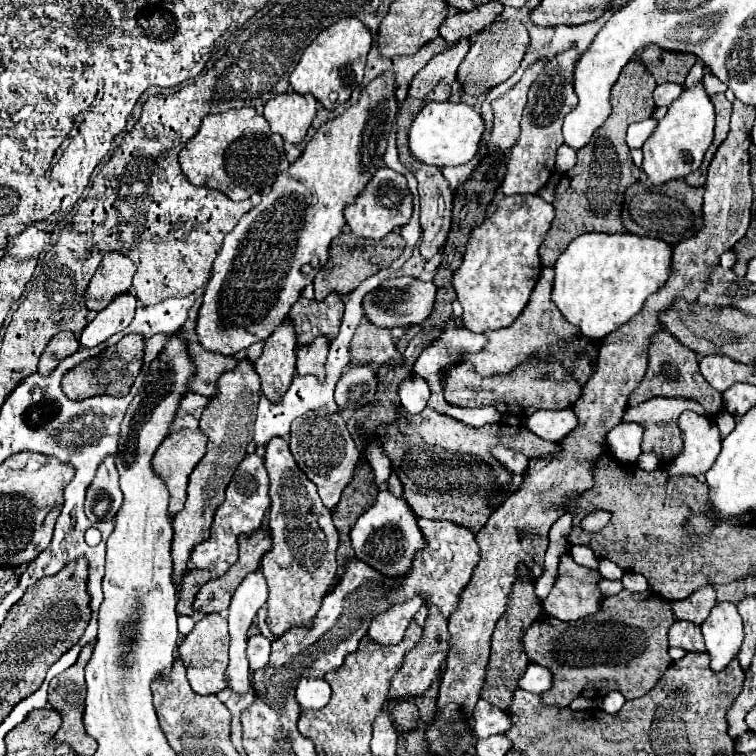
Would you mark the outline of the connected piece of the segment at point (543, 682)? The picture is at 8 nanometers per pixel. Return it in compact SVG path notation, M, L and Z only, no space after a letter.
M530 664L526 674L520 678L520 688L534 692L534 694L544 694L546 690L550 690L554 678L550 674L550 670L546 670L546 666L538 666L538 664Z

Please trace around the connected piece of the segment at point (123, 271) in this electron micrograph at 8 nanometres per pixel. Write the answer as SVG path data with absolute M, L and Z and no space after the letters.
M106 252L94 278L86 290L86 306L94 312L104 310L118 294L126 294L132 286L136 266L120 252Z

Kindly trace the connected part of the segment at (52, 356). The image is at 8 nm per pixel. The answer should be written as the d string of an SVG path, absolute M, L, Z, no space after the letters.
M70 332L56 334L50 340L46 352L40 358L38 372L40 374L50 374L50 370L54 370L54 366L58 366L58 362L62 358L68 358L68 354L74 354L78 348L80 348L80 344L78 344L78 340L76 340L74 334L70 334Z

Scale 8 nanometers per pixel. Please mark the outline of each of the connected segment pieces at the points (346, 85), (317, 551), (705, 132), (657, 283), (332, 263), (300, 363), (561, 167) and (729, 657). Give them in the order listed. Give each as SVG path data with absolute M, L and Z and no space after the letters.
M344 18L326 28L318 38L306 48L298 66L290 74L290 86L298 94L312 94L326 110L334 110L344 104L352 90L362 84L366 56L372 46L370 30L358 18Z
M272 438L266 446L264 464L270 476L270 518L268 528L272 532L272 550L262 558L262 574L268 584L268 616L266 624L274 638L280 638L286 630L294 626L312 626L312 618L318 614L324 596L328 594L334 578L336 578L336 548L338 548L338 530L332 524L332 512L322 504L316 486L304 476L298 468L296 460L290 454L288 442L282 438Z
M698 82L692 90L684 90L682 96L672 102L668 114L658 122L656 132L644 144L642 170L646 172L648 180L654 186L662 186L670 180L684 178L702 164L702 158L708 146L712 144L712 138L714 138L714 106L710 102L710 96L704 92L702 84Z
M582 234L570 246L566 252L558 258L554 266L554 288L552 288L552 302L562 312L562 316L580 328L580 332L592 340L602 340L616 328L620 328L624 322L628 322L632 316L636 316L646 302L650 294L654 294L670 276L670 258L672 248L654 238L640 238L636 234Z
M390 232L382 240L366 240L354 234L340 234L330 246L330 260L328 264L316 274L314 278L314 294L316 300L324 300L328 294L350 294L350 290L358 288L360 282L374 276L378 270L388 268L404 250L404 238L398 232Z
M316 338L312 346L298 348L298 360L296 360L296 372L298 374L314 374L320 382L324 382L324 362L328 356L328 340Z
M566 144L558 148L555 161L555 169L561 173L566 173L574 167L577 162L576 151Z
M728 602L716 604L700 628L706 640L706 652L710 654L710 668L722 672L738 656L744 642L742 618L736 606Z

